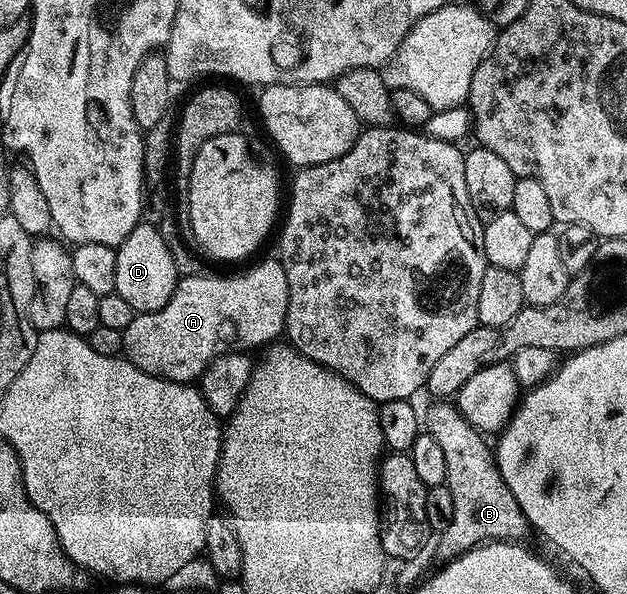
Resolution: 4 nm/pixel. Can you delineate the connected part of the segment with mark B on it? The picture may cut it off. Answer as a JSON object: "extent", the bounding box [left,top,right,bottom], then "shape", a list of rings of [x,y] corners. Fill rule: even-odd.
{"extent":[424,399,528,559],"shape":[[[446,399],[433,403],[435,405],[428,406],[426,413],[424,409],[424,429],[432,434],[444,451],[445,484],[448,491],[452,491],[454,504],[452,523],[441,534],[439,555],[442,559],[453,559],[459,553],[488,541],[521,542],[526,529],[528,533],[528,522],[502,478],[502,470],[491,446],[490,449],[486,446],[487,438],[463,419],[457,404]]]}

